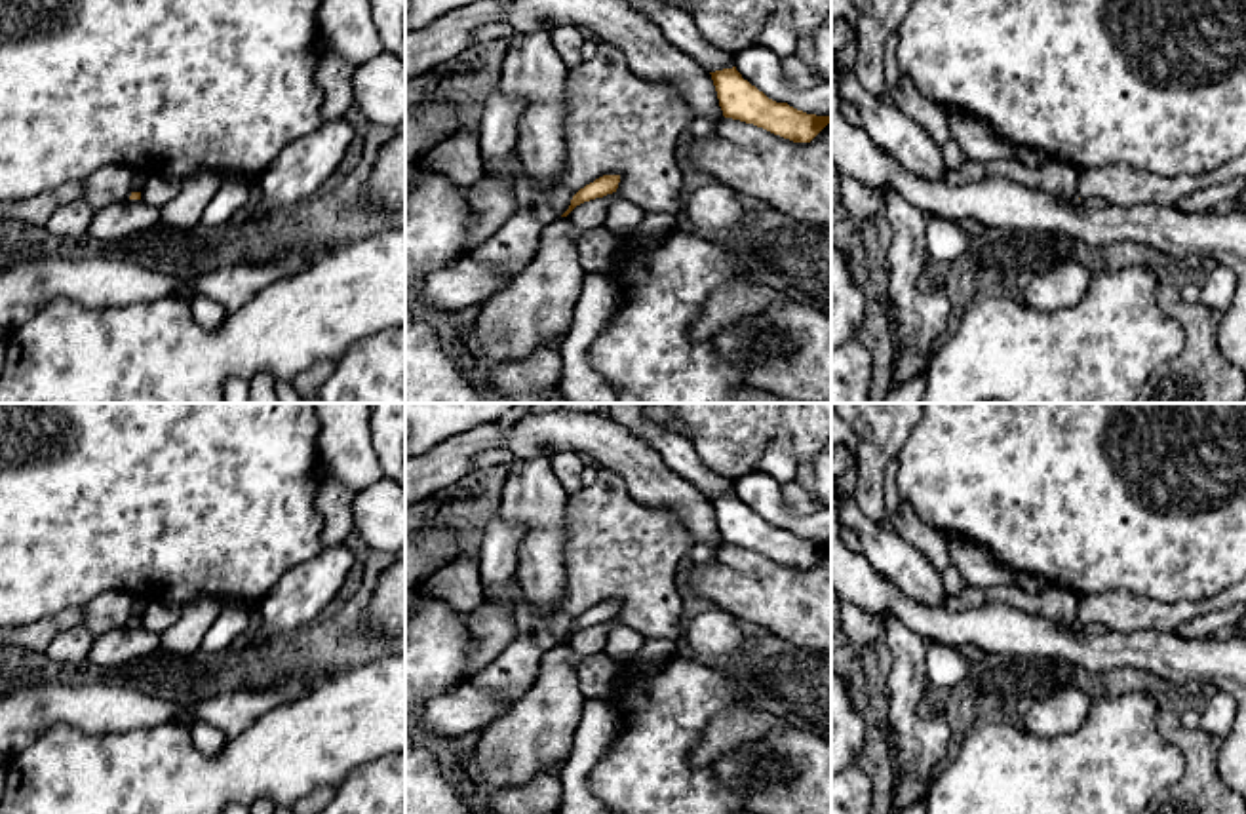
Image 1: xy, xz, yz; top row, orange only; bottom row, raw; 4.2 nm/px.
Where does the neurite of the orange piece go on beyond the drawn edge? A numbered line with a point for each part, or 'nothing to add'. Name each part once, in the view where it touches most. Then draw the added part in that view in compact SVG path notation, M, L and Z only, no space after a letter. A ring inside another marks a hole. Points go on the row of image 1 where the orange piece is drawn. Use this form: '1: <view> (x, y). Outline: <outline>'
nothing to add

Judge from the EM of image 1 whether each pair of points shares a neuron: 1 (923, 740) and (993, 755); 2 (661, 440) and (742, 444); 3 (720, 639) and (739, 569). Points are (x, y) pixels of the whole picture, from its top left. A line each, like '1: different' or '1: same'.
1: different
2: different
3: different

